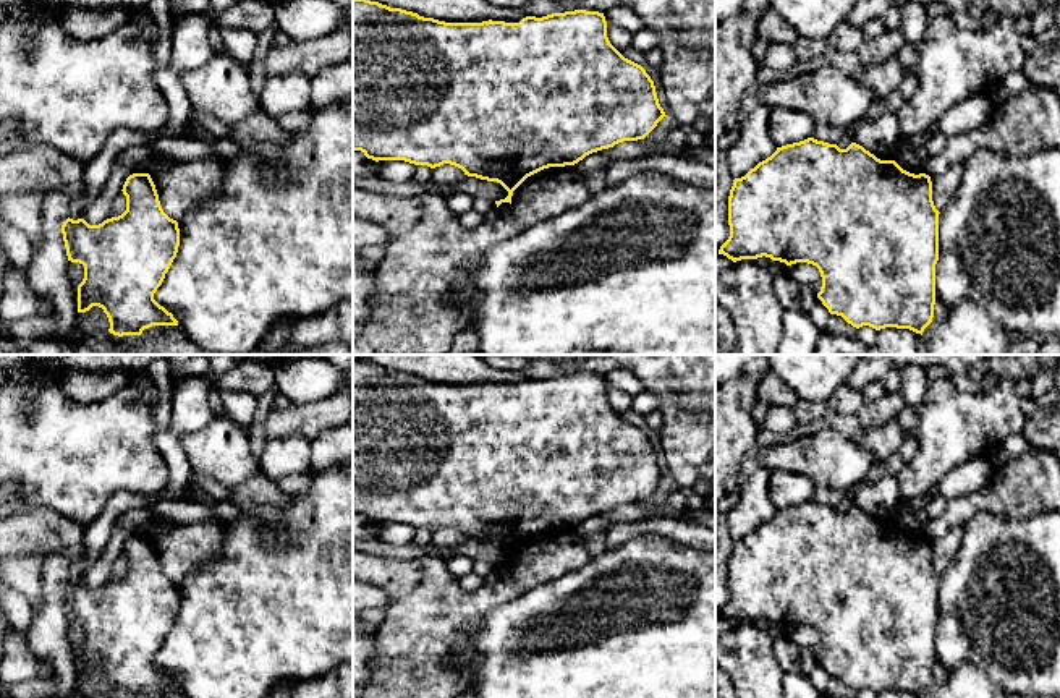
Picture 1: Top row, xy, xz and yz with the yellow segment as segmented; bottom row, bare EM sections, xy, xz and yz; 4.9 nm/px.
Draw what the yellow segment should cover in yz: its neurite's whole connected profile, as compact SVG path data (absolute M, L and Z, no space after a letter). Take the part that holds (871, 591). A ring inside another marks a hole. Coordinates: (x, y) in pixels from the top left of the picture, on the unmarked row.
M808 500L777 510L744 539L733 543L728 559L730 599L719 617L733 625L765 619L787 628L812 627L822 640L817 661L830 677L842 679L856 692L897 690L922 698L934 680L939 577L929 538L914 538L895 523L880 523L856 505L840 512L837 507Z

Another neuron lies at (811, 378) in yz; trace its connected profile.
M765 355L770 369L803 400L829 400L861 355Z

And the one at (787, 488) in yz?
M791 471L770 473L770 494L777 510L812 500L816 484L804 475Z

